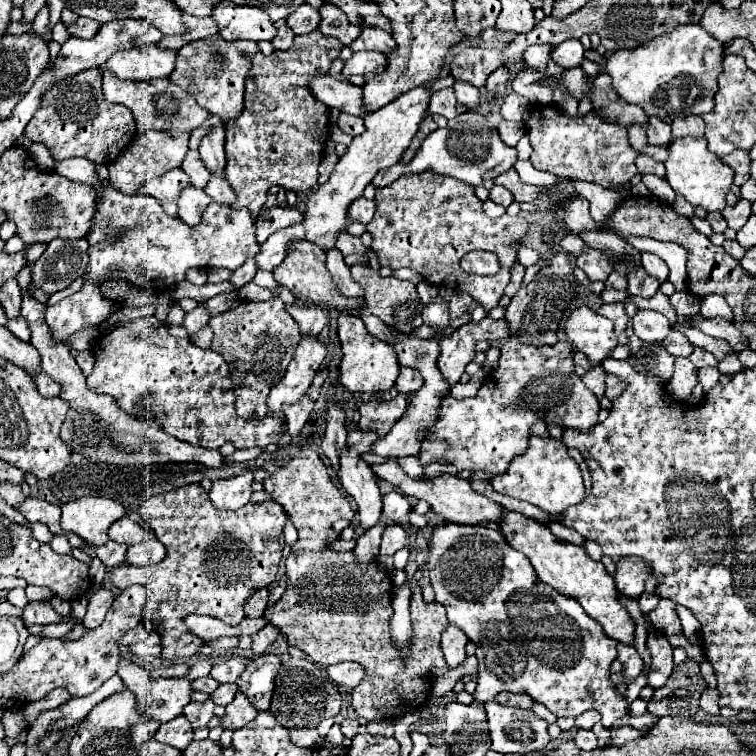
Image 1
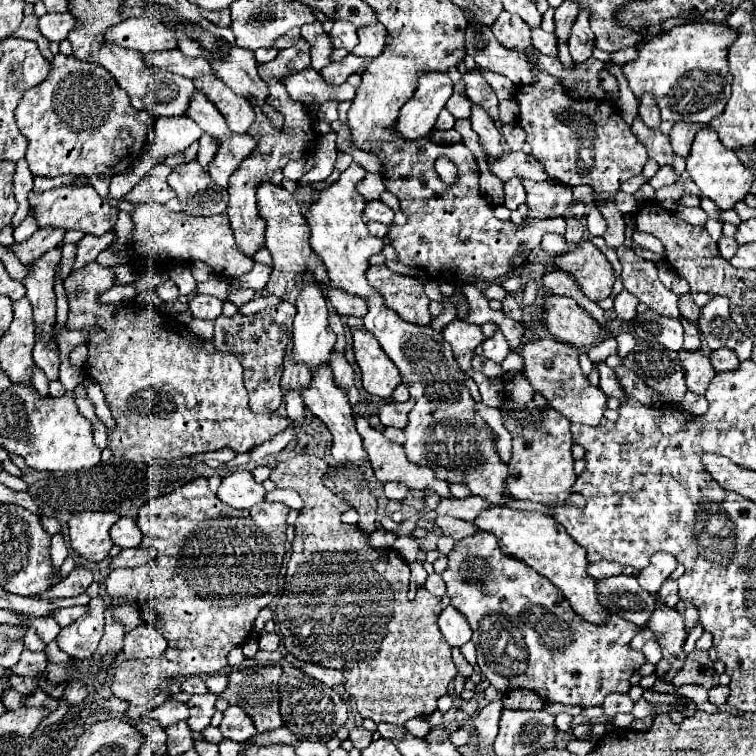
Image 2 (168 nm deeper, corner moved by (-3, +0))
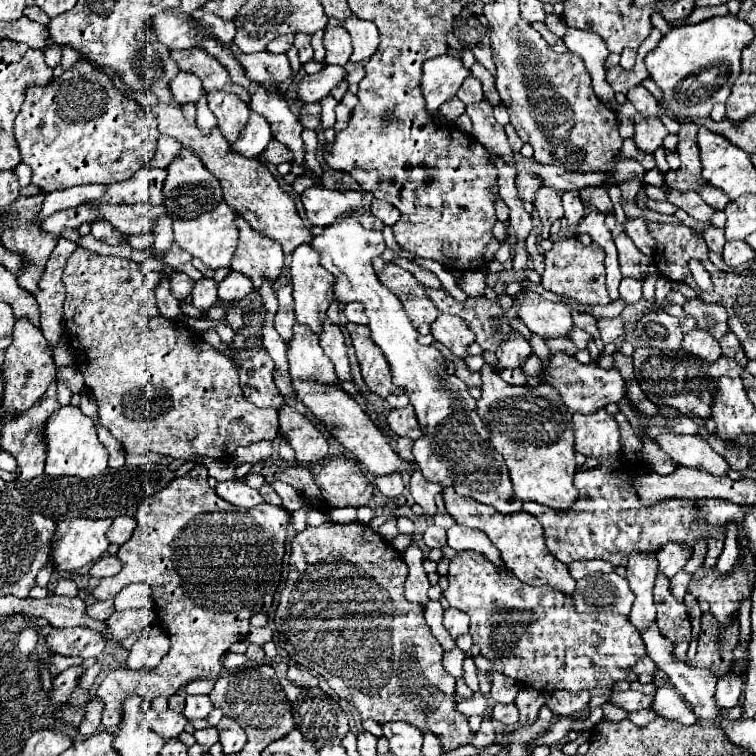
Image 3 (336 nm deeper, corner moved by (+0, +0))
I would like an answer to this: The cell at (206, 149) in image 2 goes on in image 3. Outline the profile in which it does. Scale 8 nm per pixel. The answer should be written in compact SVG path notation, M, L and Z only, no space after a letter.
M202 98L200 100L200 106L196 106L198 108L198 118L196 118L196 124L198 124L198 128L200 128L200 132L210 132L212 128L216 128L216 116L212 116L212 110L208 108L208 104L206 104L206 100Z

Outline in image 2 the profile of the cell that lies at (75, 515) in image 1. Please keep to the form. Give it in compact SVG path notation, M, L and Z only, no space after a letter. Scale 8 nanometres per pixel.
M79 512L69 520L71 548L89 562L107 558L113 542L109 528L119 520L115 512Z

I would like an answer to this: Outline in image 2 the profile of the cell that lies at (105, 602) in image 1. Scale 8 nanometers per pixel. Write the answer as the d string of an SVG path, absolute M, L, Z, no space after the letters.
M93 598L87 616L81 616L73 624L61 628L61 632L57 634L57 644L69 658L83 660L91 658L97 652L105 624L103 612L105 612L105 602L101 598Z

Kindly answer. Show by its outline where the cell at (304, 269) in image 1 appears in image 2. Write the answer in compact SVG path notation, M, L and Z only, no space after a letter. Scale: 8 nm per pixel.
M261 180L257 184L257 206L261 218L267 222L265 228L265 240L267 248L273 256L273 272L265 286L267 294L271 296L283 296L295 286L295 278L301 276L305 270L315 272L315 278L319 284L327 284L327 272L323 268L323 262L319 264L319 256L309 246L309 226L305 222L305 216L301 216L299 202L293 194L289 194L283 186L275 186L271 180Z

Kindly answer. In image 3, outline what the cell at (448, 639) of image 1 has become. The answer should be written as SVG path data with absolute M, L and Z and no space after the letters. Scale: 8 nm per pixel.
M448 608L448 610L444 610L444 626L452 638L458 638L468 632L468 626L470 626L468 614L454 610L454 608Z

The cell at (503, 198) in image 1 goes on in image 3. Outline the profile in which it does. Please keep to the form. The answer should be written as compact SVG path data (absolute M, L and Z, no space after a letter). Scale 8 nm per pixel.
M520 170L516 176L516 188L520 192L520 200L524 202L532 202L534 200L534 192L542 186L542 182L528 170Z

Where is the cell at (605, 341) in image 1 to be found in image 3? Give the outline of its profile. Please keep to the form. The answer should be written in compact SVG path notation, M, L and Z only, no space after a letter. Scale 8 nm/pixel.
M536 292L526 294L518 310L518 318L530 328L530 332L538 334L544 340L568 336L574 326L568 304L548 302Z

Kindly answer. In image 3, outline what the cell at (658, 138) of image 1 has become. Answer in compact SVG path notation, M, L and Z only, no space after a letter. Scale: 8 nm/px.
M634 86L628 90L628 100L634 104L634 108L644 116L644 118L650 118L650 116L656 116L660 112L660 104L656 102L656 98L644 88L644 86Z

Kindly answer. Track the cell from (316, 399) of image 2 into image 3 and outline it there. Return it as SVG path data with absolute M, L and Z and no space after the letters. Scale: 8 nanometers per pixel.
M296 322L294 338L288 344L288 362L292 380L320 380L320 384L340 384L334 364L324 356L318 336Z

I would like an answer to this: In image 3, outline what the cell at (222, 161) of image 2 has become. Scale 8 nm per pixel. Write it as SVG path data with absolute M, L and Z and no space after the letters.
M252 112L248 124L240 132L240 138L236 142L232 142L230 148L232 148L232 152L240 152L242 156L256 158L268 146L270 138L272 138L272 134L270 134L270 128L268 128L268 122L264 120L264 116Z

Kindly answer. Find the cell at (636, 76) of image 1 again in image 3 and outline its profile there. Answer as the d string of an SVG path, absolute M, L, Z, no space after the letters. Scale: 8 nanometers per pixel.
M732 14L714 16L694 26L672 28L644 58L650 78L662 90L660 106L676 118L710 116L714 104L728 100L732 84L740 74L740 52L752 38L752 28Z

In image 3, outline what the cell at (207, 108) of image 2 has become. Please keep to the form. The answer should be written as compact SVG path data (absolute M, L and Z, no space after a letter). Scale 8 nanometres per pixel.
M180 72L180 74L170 82L170 90L172 90L172 94L174 94L174 100L176 100L178 104L182 104L182 106L188 104L188 102L198 104L198 100L206 94L204 88L202 88L202 82L200 82L196 76L188 74L188 72Z

